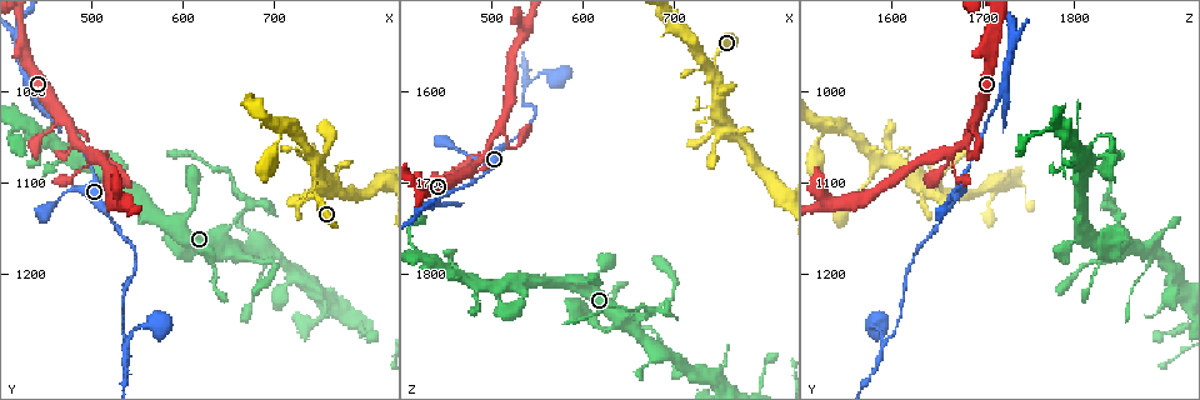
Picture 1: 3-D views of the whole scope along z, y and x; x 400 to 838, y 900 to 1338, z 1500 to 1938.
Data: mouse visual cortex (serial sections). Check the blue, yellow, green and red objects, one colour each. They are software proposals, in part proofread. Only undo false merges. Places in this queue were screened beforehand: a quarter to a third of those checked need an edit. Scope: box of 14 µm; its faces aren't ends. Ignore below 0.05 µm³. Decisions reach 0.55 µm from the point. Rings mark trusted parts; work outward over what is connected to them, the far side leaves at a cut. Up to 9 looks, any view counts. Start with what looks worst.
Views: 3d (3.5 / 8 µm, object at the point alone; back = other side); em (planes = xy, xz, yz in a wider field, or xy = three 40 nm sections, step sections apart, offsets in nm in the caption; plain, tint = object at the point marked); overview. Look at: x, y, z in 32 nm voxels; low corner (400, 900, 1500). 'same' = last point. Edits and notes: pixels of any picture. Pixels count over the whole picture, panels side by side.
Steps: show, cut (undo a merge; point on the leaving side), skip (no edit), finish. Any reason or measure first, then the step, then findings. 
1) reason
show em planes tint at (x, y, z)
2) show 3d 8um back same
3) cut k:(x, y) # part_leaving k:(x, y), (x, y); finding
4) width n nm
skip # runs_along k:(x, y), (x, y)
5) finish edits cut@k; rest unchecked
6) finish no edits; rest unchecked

two arms in line, one across
show 3d 8um at (540, 1275, 1595)

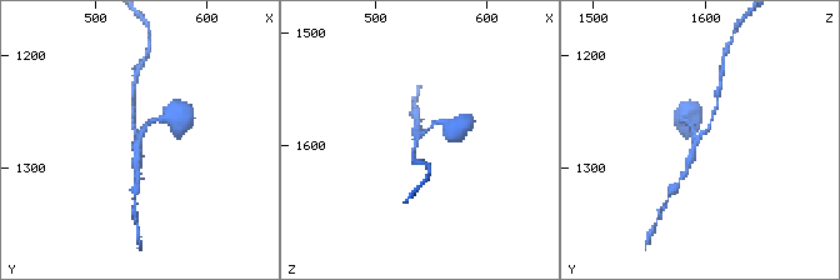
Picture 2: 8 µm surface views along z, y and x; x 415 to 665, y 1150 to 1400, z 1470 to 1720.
zoom in
show 3d 3.5um at (540, 1276, 1592)

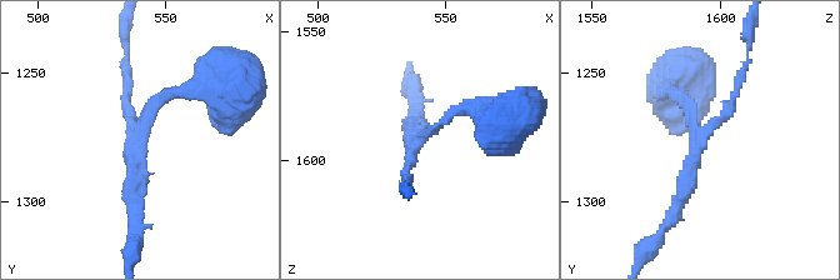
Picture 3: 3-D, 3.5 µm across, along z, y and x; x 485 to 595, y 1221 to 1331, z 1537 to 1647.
skip # runs_along 3:(405, 184), (416, 143), (455, 110), (474, 108); all the same cell

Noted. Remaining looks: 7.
thick turns thin
show 3d 3.5um at (655, 1145, 1850)

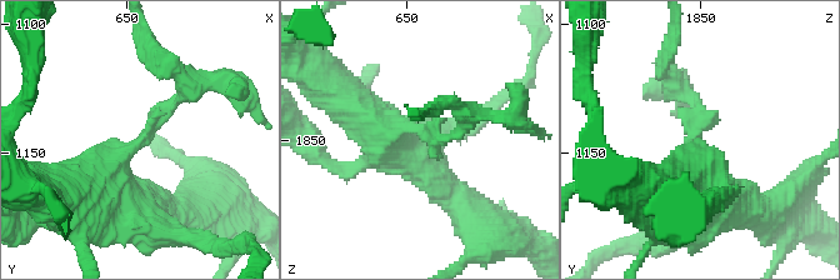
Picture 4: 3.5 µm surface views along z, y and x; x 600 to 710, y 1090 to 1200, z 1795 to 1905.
arm_widths 200, 600 nm; now the EM
show em planes tint at (658, 1143, 1847)

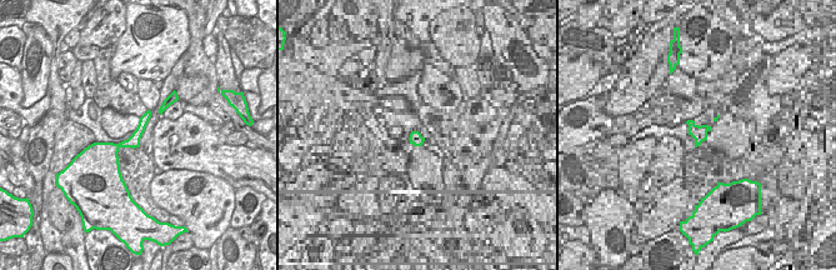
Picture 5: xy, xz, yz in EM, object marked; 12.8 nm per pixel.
cut 4:(169, 105) # part_leaving 4:(145, 136), (188, 90), (153, 48); a second cell is stuck on

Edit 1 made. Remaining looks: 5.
calibre changes
show 3d 3.5um at (500, 1080, 1685)

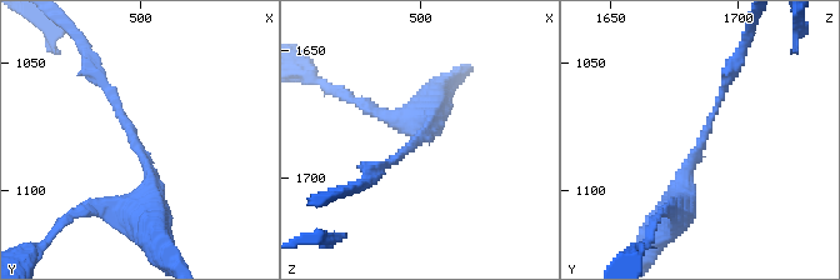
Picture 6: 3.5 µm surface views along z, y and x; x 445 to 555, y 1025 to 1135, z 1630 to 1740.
arm_widths 100, 350 nm
show em xy step 1 tint at (499, 1079, 1685)

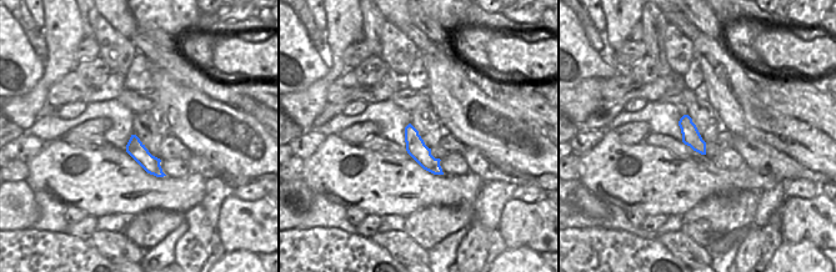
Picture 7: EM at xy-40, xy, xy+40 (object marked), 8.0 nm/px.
width 160 nm
skip # runs_along 6:(673, 214), (685, 173), (730, 73); all the same cell

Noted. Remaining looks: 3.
branch point
show 3d 8um at (450, 1015, 1715)

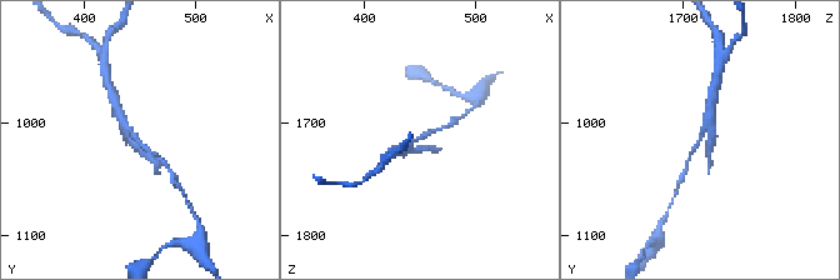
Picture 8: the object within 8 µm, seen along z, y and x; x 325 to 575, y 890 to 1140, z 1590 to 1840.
closer look
show 3d 3.5um at (452, 1018, 1714)

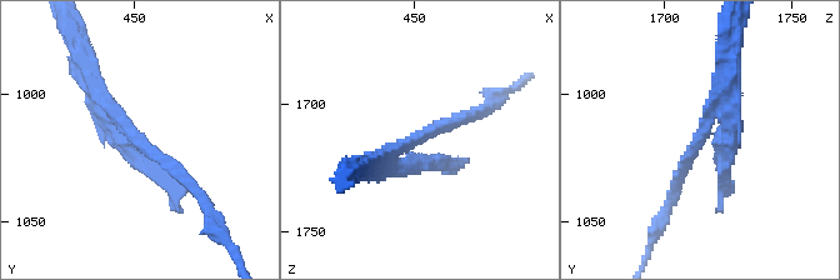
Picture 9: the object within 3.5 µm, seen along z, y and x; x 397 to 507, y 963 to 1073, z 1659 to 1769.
show em xy step 5 tint at (451, 1019, 1714)

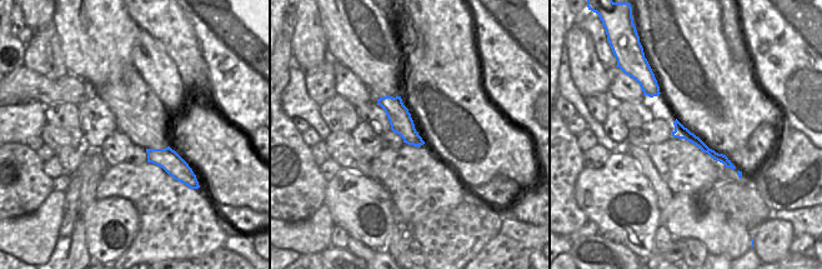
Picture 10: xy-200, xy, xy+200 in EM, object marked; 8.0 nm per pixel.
cut 9:(149, 168) # a second cell is stuck on

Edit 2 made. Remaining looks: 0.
finish edits cut@4, cut@9; rest unchecked

